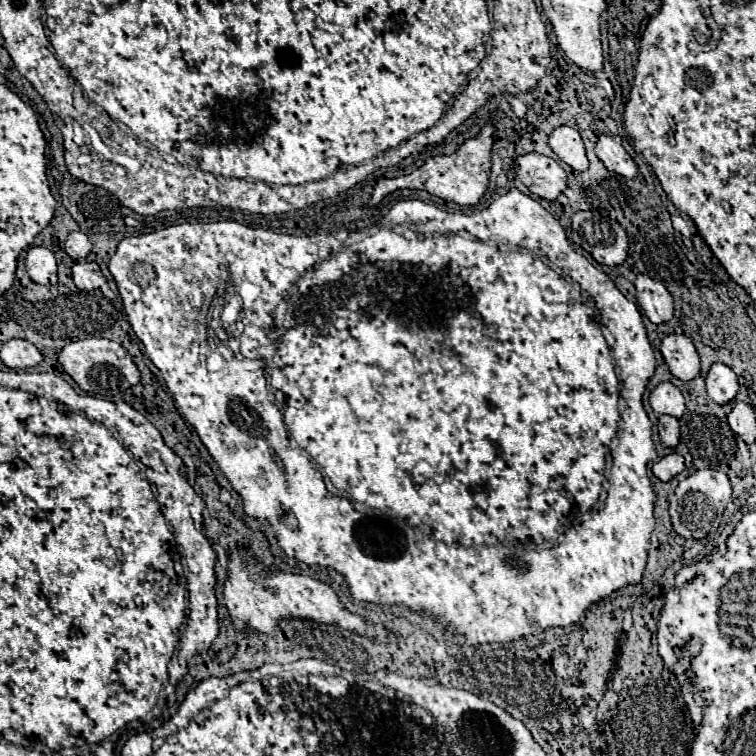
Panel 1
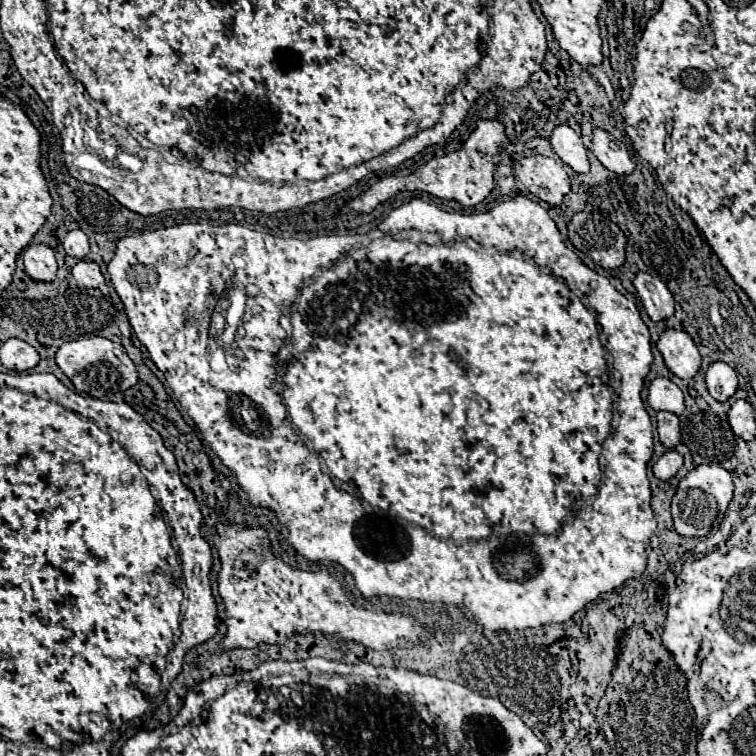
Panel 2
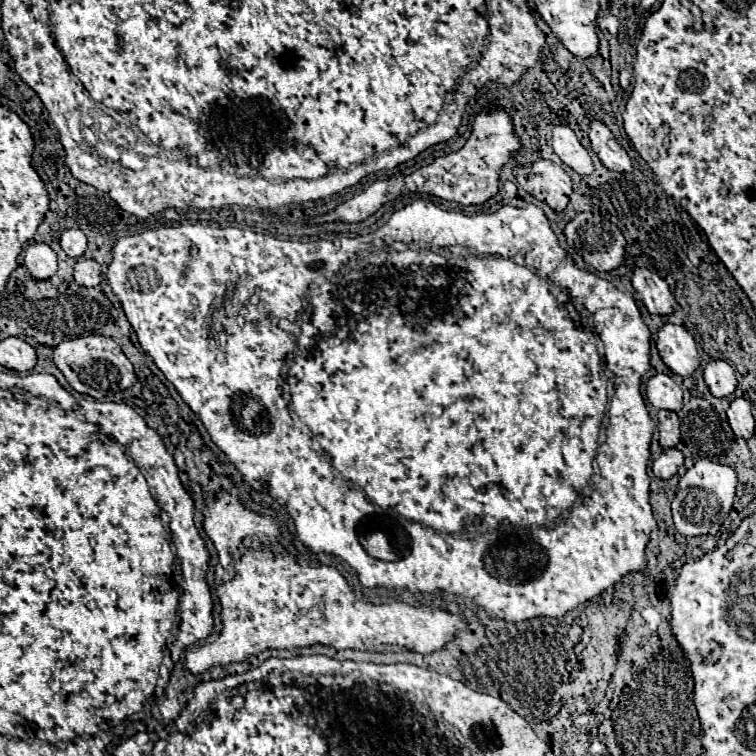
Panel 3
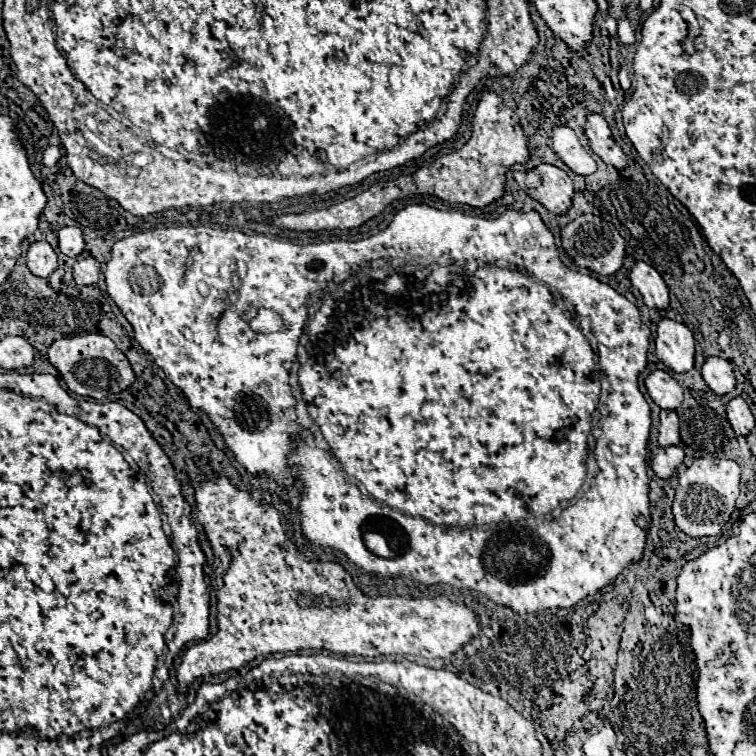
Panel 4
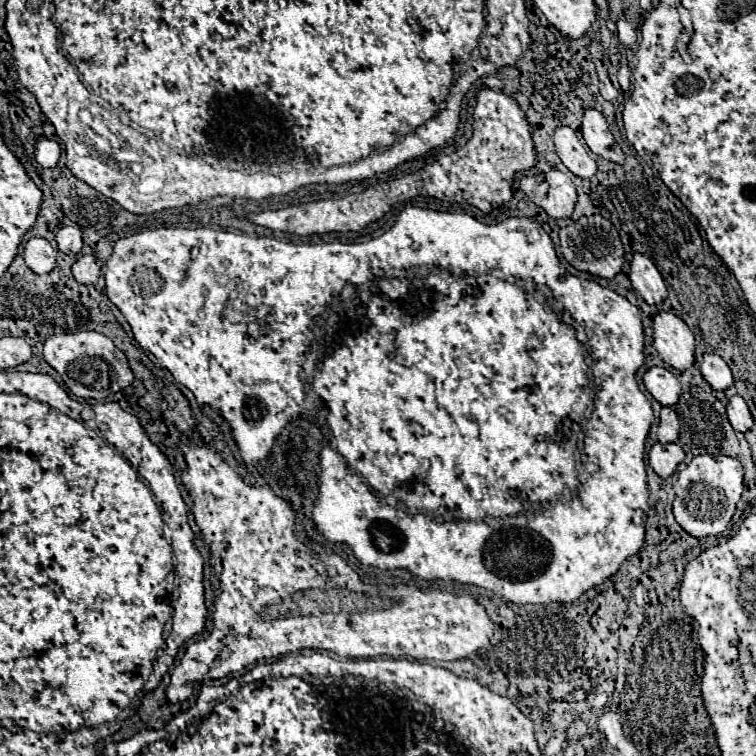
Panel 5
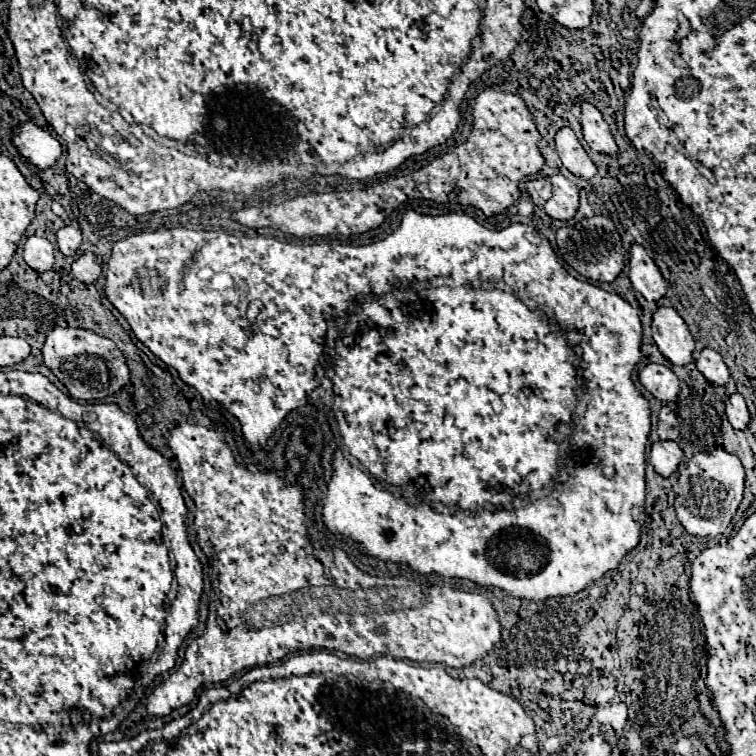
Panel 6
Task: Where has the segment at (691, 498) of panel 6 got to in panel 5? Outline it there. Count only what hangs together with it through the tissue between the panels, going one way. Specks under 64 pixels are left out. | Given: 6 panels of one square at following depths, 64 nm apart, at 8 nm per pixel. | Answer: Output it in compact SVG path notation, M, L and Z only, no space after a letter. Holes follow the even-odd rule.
M700 454L694 456L678 474L678 482L674 484L674 518L676 522L694 538L718 536L726 530L734 508L742 496L742 464L730 456L710 456Z

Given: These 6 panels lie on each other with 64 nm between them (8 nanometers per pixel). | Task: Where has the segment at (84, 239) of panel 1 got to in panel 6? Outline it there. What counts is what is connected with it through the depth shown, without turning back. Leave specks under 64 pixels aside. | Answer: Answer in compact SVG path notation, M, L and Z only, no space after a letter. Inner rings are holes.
M70 224L70 226L64 226L56 232L56 242L58 242L58 248L64 256L74 256L76 250L80 248L80 242L82 242L82 236L80 236L80 228Z

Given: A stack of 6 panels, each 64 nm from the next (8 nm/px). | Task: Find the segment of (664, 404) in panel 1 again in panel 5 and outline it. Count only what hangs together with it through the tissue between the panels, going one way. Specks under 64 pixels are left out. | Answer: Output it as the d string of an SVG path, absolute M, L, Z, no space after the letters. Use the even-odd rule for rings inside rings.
M652 366L644 374L644 386L662 406L674 406L682 392L678 378L662 366Z

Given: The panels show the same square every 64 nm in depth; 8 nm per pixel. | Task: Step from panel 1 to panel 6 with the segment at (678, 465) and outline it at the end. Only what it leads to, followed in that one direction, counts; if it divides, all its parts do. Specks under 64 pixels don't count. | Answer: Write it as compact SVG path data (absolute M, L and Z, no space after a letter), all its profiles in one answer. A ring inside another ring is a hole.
M658 440L652 444L650 464L664 478L668 478L670 474L676 472L682 458L684 458L684 452L680 450L680 446L674 440Z

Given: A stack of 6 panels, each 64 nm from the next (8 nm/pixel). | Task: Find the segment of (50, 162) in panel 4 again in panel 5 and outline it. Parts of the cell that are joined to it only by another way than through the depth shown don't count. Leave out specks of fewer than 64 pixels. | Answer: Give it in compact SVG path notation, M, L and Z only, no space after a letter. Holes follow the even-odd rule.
M38 136L34 150L36 150L36 162L42 168L54 168L56 166L56 162L60 158L60 144L56 140L50 140L46 136Z

